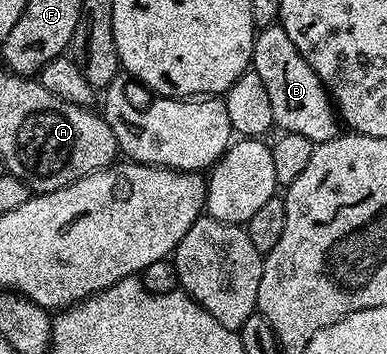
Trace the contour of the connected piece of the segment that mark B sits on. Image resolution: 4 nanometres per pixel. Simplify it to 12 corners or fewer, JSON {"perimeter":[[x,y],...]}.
{"perimeter":[[281,25],[254,36],[274,127],[337,139],[330,92]]}

